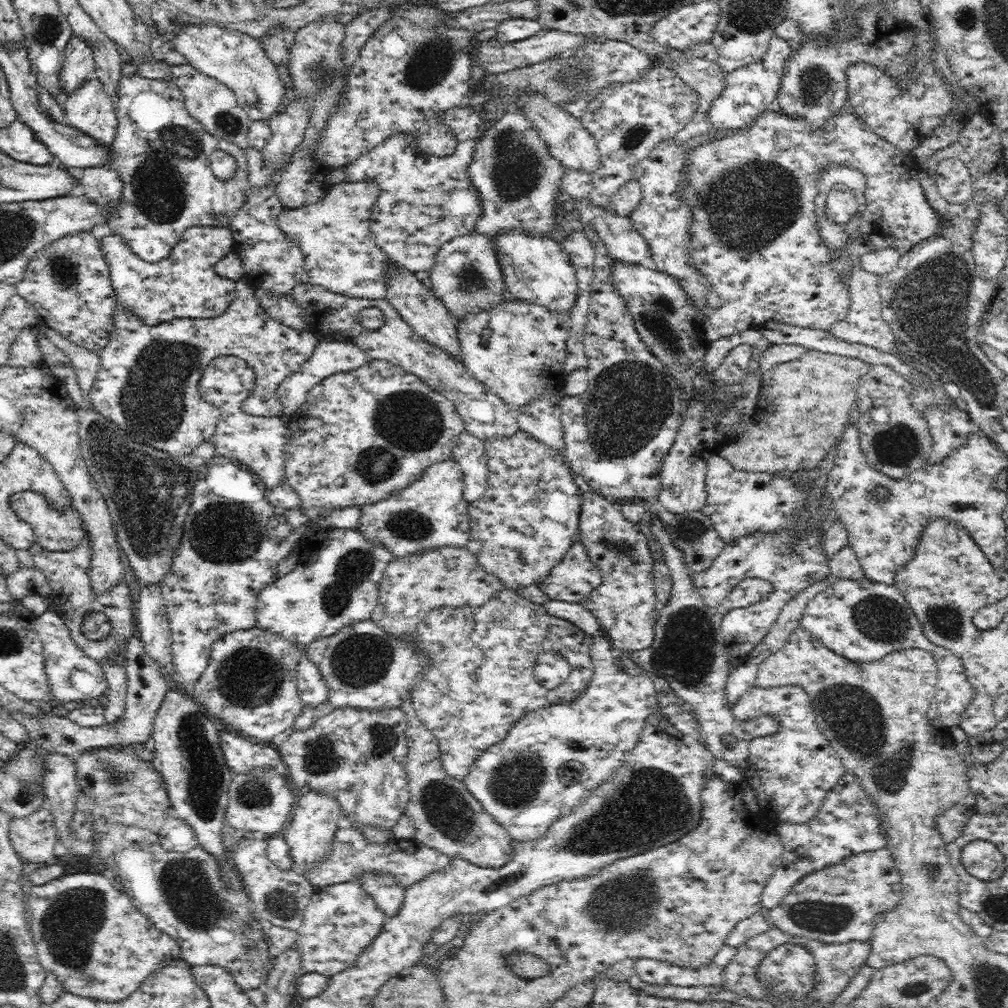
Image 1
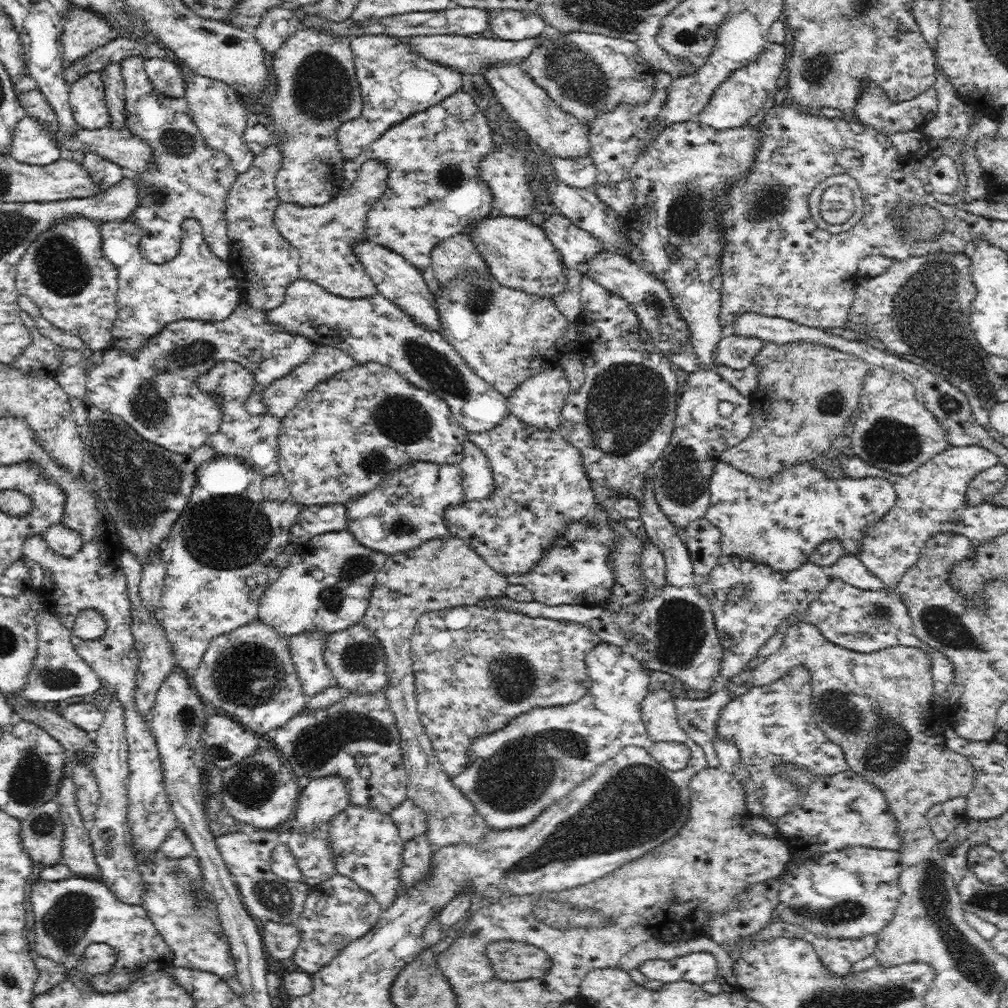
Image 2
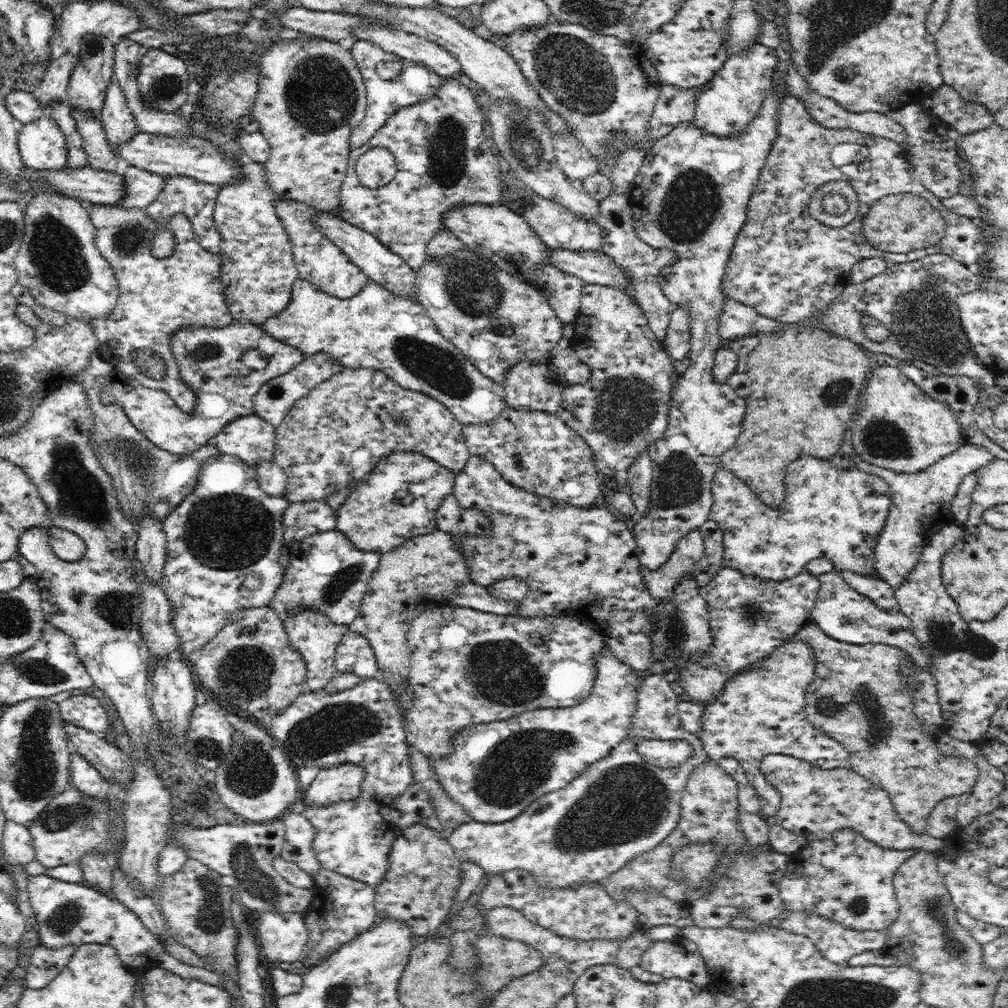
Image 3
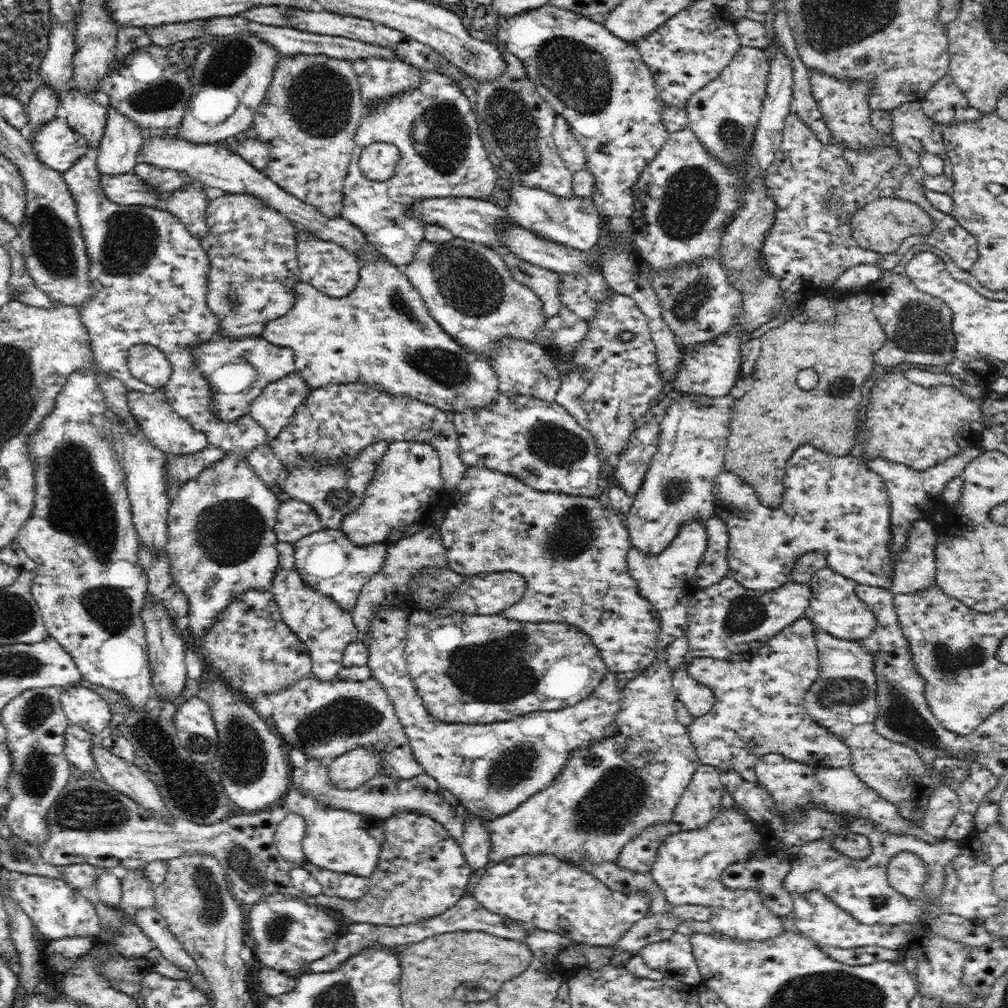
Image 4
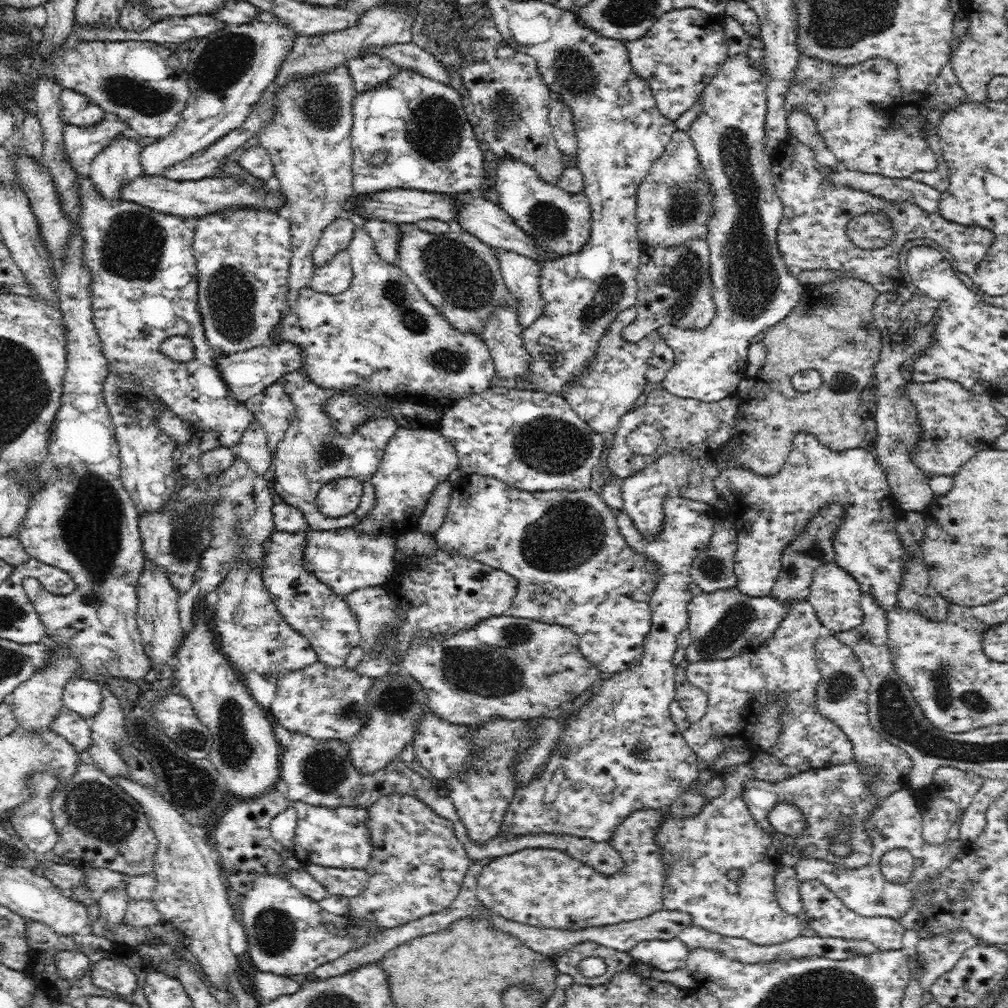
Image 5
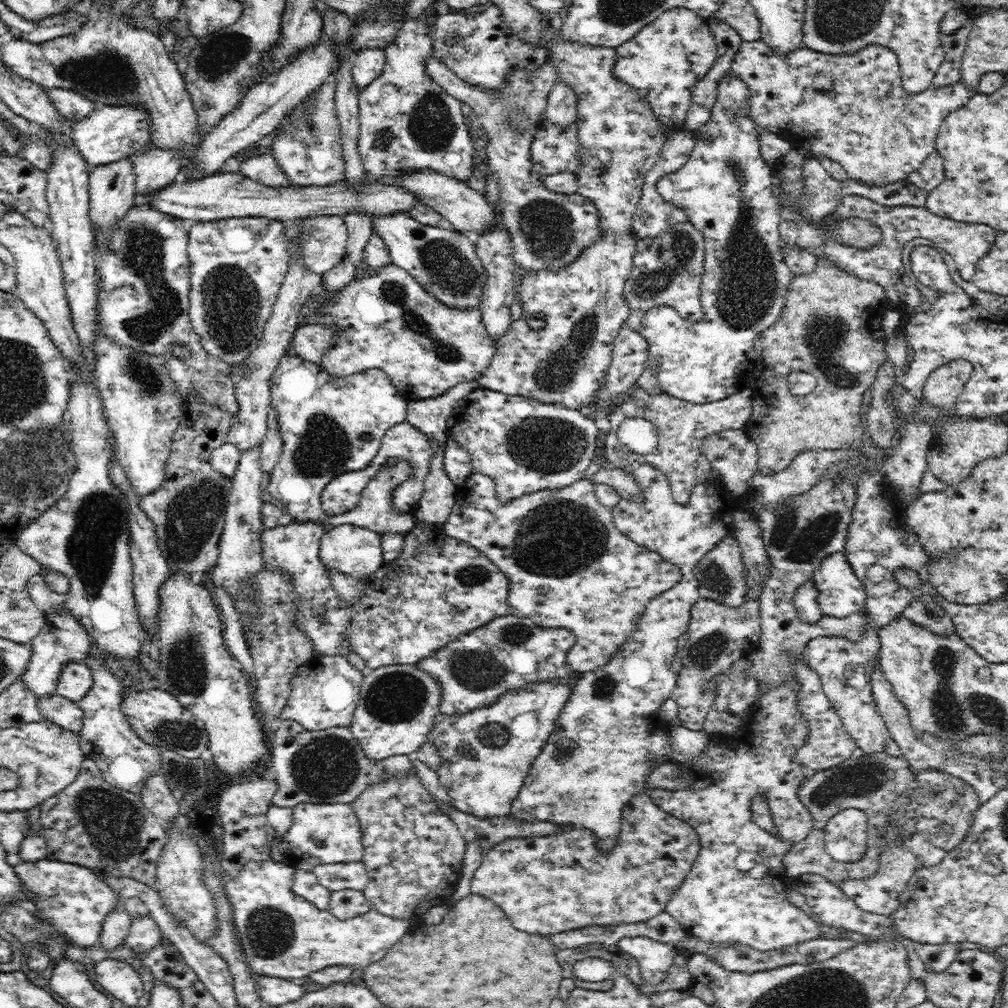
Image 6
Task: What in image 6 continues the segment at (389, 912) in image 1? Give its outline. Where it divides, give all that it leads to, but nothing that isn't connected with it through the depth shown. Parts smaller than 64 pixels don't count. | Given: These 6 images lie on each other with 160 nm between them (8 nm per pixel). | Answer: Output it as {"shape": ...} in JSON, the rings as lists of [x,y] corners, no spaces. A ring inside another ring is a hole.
{"shape":[[[300,802],[293,807],[293,823],[284,836],[277,839],[278,856],[295,869],[312,871],[315,866],[336,862],[360,862],[364,852],[362,831],[355,811],[348,804],[311,804]]]}

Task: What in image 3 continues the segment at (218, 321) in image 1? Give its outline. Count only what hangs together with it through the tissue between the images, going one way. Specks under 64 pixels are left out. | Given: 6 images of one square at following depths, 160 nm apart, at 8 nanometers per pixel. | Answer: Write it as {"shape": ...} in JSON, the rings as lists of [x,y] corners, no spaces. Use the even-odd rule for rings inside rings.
{"shape":[[[233,319],[231,324],[224,328],[183,328],[174,333],[171,339],[171,351],[180,369],[181,379],[192,387],[196,393],[196,404],[192,414],[184,413],[172,397],[164,390],[146,388],[136,380],[121,376],[120,372],[112,366],[110,382],[103,384],[103,402],[115,402],[124,409],[132,424],[150,441],[161,449],[177,455],[192,454],[201,446],[210,443],[211,439],[222,432],[222,429],[237,418],[255,414],[253,398],[261,386],[277,376],[284,375],[296,368],[303,360],[304,353],[296,347],[271,338],[262,325],[252,322],[237,322]],[[248,350],[260,350],[266,354],[267,366],[261,370],[251,370],[242,361],[242,356]]]}

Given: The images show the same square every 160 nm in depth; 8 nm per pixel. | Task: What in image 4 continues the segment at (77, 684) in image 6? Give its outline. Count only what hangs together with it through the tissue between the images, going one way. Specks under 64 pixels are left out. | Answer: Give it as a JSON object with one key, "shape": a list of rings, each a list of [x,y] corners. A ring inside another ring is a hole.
{"shape":[[[69,687],[66,691],[62,691],[61,706],[63,712],[69,720],[69,724],[83,728],[90,735],[99,735],[106,726],[109,726],[111,720],[111,708],[104,698],[101,698],[96,692],[88,688]]]}

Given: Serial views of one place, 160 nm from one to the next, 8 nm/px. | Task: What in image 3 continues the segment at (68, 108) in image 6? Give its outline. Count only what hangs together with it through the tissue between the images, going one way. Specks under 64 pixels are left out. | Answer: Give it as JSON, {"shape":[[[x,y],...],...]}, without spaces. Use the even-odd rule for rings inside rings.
{"shape":[[[70,106],[70,113],[72,113],[72,117],[76,121],[76,129],[82,137],[89,165],[96,170],[116,172],[117,156],[114,156],[110,145],[108,145],[106,133],[102,130],[102,122],[81,108],[71,108]]]}

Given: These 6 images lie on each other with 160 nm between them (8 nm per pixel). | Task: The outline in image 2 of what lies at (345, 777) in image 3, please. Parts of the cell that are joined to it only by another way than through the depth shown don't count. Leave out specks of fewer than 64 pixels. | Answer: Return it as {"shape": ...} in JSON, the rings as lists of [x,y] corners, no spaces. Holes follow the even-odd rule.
{"shape":[[[337,774],[312,778],[301,790],[295,810],[297,826],[307,834],[325,827],[327,821],[350,804],[345,778]]]}

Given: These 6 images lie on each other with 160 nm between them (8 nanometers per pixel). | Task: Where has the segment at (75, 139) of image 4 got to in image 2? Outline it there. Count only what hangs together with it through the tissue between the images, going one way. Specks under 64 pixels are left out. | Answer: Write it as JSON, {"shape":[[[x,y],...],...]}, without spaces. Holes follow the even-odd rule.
{"shape":[[[22,115],[17,122],[10,143],[10,152],[18,162],[29,165],[47,165],[60,158],[60,146],[42,122]]]}

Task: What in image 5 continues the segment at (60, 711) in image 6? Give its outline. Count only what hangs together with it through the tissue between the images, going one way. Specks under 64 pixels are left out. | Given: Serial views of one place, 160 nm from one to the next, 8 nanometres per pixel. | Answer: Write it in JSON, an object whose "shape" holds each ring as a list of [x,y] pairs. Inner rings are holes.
{"shape":[[[62,708],[50,728],[71,743],[80,754],[91,746],[90,723],[76,712]]]}

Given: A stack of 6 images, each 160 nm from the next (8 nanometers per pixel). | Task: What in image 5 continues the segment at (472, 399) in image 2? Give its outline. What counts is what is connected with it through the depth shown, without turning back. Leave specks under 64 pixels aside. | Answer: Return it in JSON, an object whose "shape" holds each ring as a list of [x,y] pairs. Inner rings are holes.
{"shape":[[[355,222],[355,234],[347,249],[353,271],[348,290],[340,294],[326,294],[306,285],[280,324],[279,340],[295,342],[303,350],[301,369],[320,388],[334,388],[342,392],[344,388],[361,386],[373,394],[387,394],[396,401],[433,408],[448,408],[460,398],[480,394],[490,388],[495,366],[482,336],[462,333],[452,327],[402,268],[379,258],[370,234],[362,229],[362,224]]]}

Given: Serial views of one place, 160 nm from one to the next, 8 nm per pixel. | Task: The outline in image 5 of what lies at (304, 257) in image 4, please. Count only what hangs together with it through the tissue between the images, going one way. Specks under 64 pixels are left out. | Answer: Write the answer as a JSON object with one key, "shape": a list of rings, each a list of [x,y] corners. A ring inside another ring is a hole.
{"shape":[[[347,250],[336,254],[332,262],[315,268],[309,286],[316,292],[340,294],[348,290],[353,279],[351,257]]]}

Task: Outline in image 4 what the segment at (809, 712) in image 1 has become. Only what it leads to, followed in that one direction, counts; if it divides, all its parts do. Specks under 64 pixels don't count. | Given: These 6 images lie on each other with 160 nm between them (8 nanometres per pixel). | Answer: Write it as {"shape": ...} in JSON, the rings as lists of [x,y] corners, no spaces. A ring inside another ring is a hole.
{"shape":[[[810,615],[798,618],[796,622],[785,626],[776,636],[764,644],[758,654],[750,660],[730,662],[712,657],[693,658],[687,667],[687,675],[710,688],[715,695],[716,703],[705,715],[696,717],[687,727],[691,742],[700,757],[702,765],[712,765],[726,773],[734,770],[744,780],[757,784],[756,771],[753,768],[757,759],[764,754],[778,753],[790,760],[803,762],[815,767],[840,768],[850,767],[851,752],[849,746],[830,731],[826,731],[814,722],[806,712],[804,698],[808,689],[819,676],[819,654],[815,634],[816,625]]]}

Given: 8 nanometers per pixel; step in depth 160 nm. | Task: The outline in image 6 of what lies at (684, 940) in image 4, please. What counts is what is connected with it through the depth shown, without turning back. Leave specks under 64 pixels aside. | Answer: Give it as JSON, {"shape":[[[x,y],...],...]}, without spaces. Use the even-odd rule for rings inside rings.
{"shape":[[[648,937],[622,938],[616,946],[631,954],[640,965],[640,977],[644,983],[653,985],[662,982],[678,950],[674,945],[666,945]]]}

